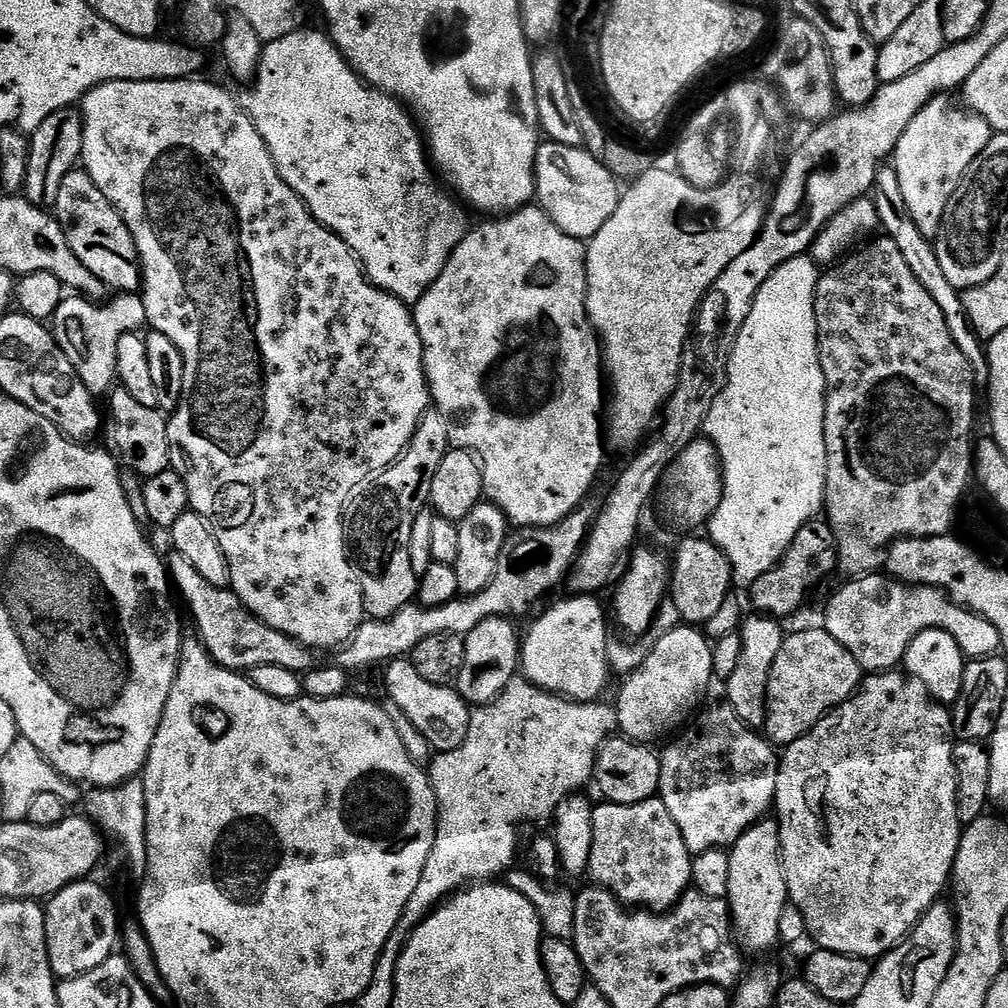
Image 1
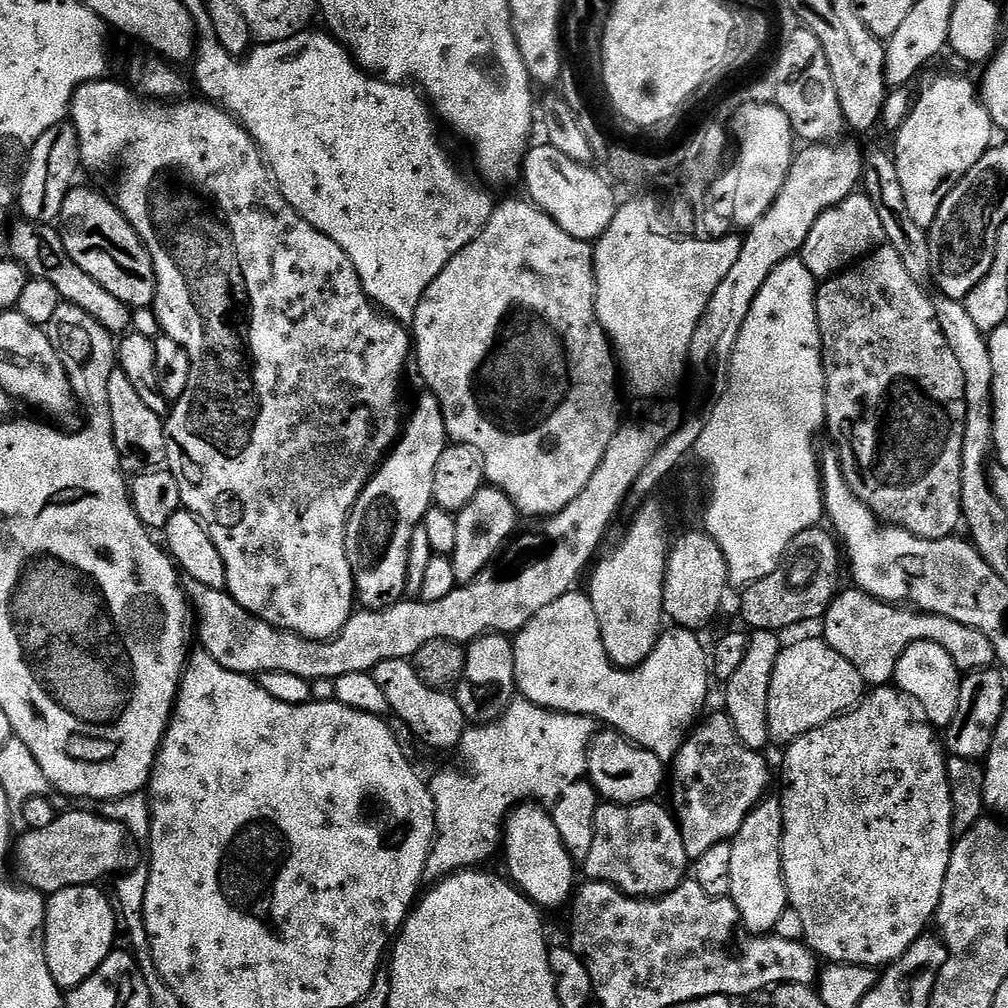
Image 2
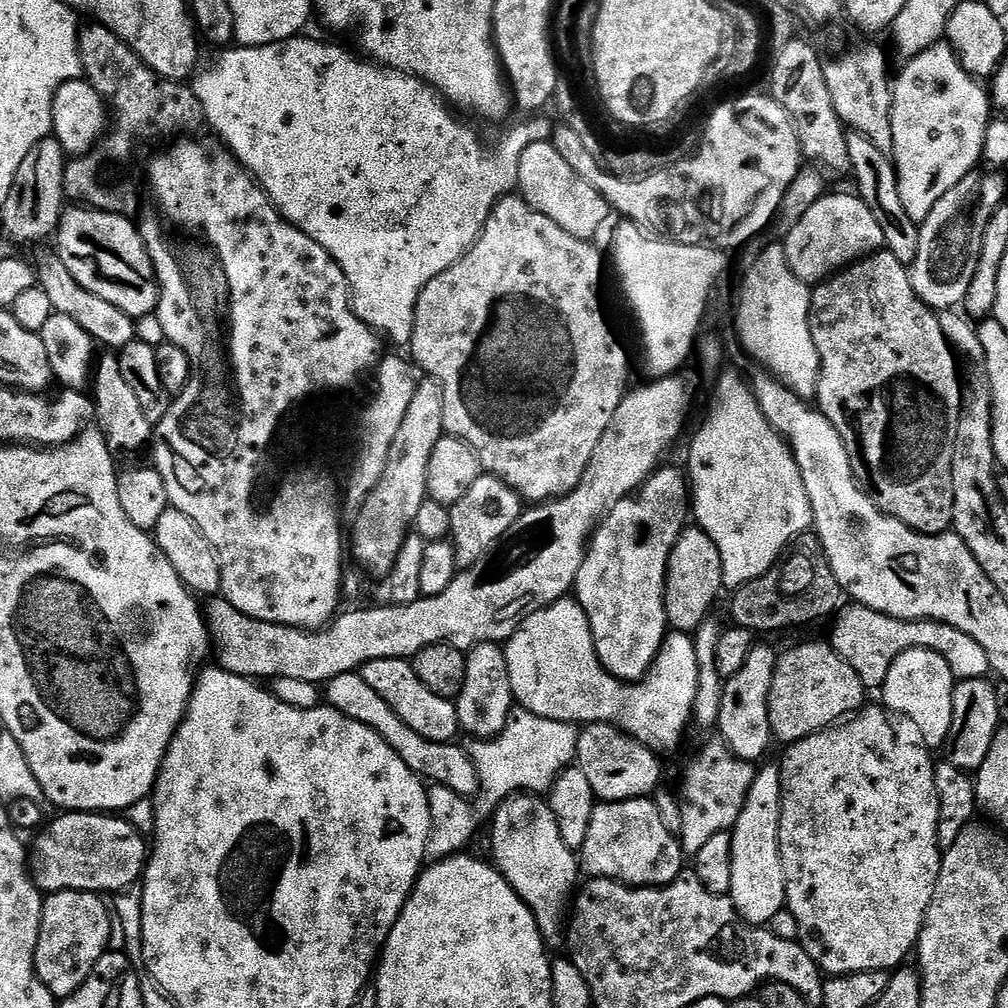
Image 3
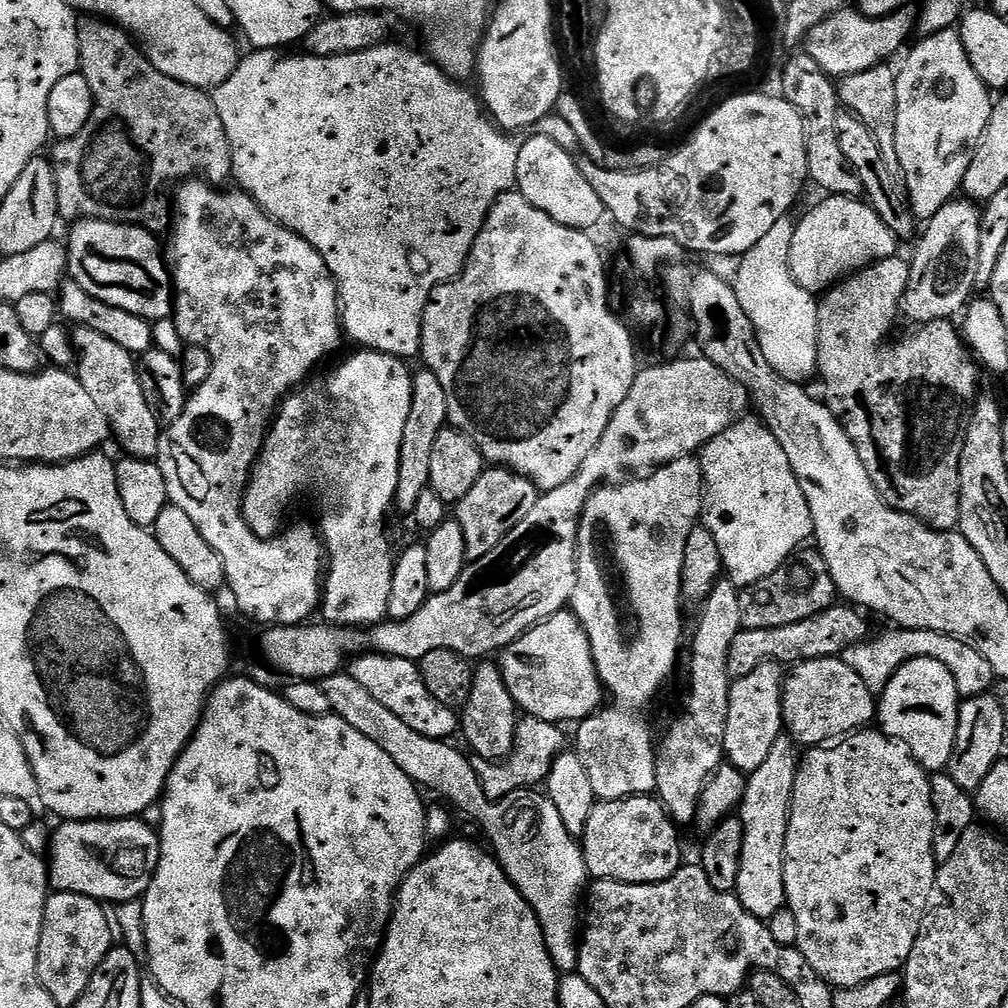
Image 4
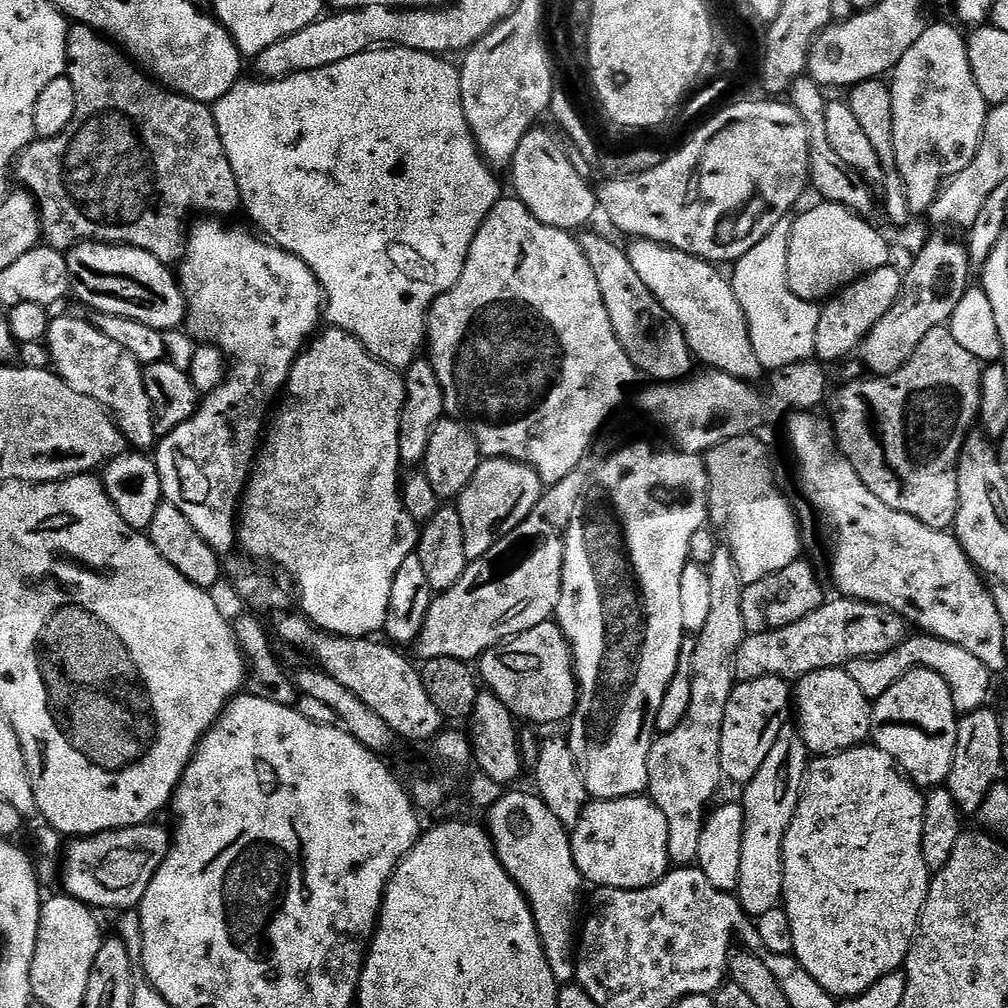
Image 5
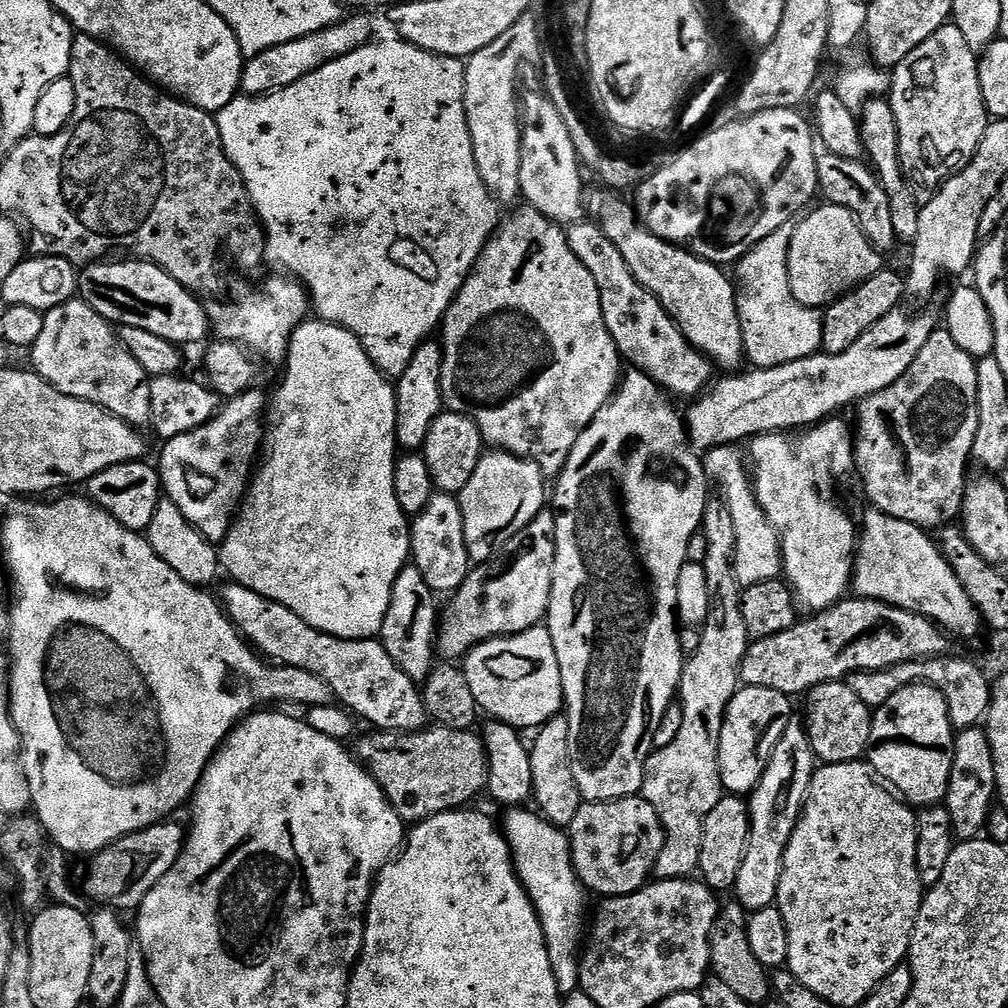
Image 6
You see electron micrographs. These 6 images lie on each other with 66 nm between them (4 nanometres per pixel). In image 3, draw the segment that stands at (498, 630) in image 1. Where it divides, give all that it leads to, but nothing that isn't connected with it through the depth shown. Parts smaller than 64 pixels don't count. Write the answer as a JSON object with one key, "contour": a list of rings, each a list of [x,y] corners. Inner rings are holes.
{"contour":[[[499,643],[478,644],[467,653],[466,662],[466,682],[462,686],[460,695],[456,697],[456,713],[461,729],[465,733],[469,732],[476,740],[493,740],[500,731],[508,724],[508,717],[514,711],[514,697],[510,686],[510,670],[506,664],[506,654],[504,648]]]}

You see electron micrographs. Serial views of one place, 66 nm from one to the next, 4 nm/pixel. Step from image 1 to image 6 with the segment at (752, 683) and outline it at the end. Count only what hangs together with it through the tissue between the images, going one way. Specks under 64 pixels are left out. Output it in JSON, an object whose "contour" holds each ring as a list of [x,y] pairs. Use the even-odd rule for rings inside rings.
{"contour":[[[740,686],[732,695],[732,701],[722,722],[722,734],[718,742],[718,766],[720,782],[725,793],[741,798],[747,797],[758,786],[778,738],[794,719],[793,697],[766,686]]]}

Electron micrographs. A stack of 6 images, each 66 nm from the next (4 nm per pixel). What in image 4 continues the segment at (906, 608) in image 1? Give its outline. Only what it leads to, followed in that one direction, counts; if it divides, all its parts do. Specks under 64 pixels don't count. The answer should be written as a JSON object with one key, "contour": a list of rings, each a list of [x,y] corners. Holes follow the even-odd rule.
{"contour":[[[889,627],[889,632],[881,636],[873,635],[859,644],[852,644],[844,649],[842,658],[873,694],[879,694],[890,682],[890,678],[908,660],[914,658],[934,658],[934,662],[942,662],[950,674],[954,674],[954,682],[958,686],[961,697],[981,696],[989,691],[994,683],[992,667],[974,645],[966,640],[959,640],[934,630],[918,630],[917,628]]]}

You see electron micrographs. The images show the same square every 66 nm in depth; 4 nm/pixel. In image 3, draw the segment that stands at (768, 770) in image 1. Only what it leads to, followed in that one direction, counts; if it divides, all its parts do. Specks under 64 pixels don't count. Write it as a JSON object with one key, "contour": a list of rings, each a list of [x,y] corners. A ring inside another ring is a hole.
{"contour":[[[723,739],[712,740],[692,760],[692,765],[684,772],[684,785],[680,788],[680,828],[678,827],[678,839],[680,847],[684,849],[685,857],[695,858],[698,850],[710,842],[719,832],[731,832],[735,828],[750,794],[750,788],[754,786],[754,778],[758,771],[757,765],[751,760],[744,760],[737,756]]]}

